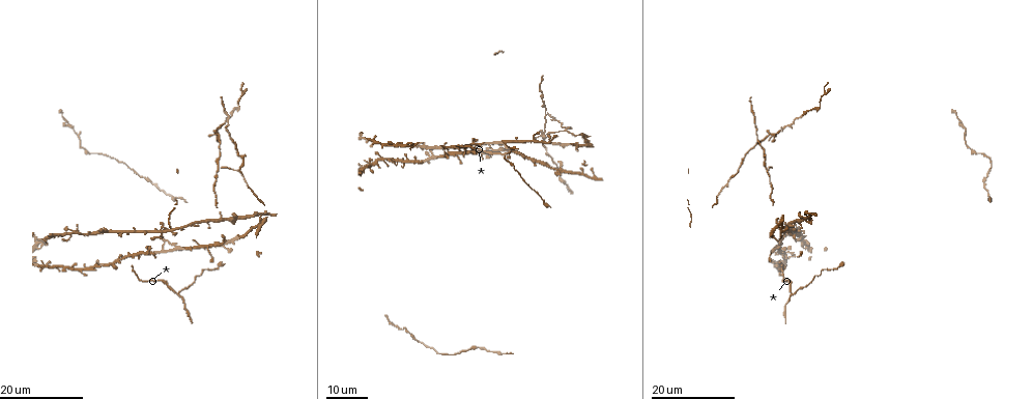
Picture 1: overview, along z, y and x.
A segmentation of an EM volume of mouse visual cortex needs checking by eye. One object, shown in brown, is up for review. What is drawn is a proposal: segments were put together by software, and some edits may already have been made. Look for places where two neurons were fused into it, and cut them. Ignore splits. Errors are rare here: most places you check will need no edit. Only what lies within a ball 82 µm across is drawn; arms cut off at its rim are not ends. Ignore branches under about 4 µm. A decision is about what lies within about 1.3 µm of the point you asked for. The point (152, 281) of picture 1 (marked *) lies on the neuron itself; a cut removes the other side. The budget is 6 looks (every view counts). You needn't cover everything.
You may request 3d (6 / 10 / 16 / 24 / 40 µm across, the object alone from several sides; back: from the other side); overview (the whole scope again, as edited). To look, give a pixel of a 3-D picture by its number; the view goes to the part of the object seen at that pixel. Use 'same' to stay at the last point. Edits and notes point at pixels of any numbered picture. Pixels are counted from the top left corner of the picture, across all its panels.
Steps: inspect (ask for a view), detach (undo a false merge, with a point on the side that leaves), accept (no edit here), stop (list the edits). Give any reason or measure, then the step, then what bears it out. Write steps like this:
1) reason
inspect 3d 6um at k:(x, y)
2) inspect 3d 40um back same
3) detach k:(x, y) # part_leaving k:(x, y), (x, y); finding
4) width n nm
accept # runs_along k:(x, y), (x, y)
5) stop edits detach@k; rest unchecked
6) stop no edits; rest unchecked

two arms in line, one across
inspect 3d 24um at 1:(506, 154)

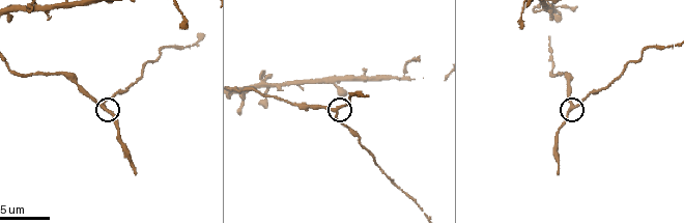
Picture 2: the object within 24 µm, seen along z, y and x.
inspect 3d 10um at 2:(102, 108)

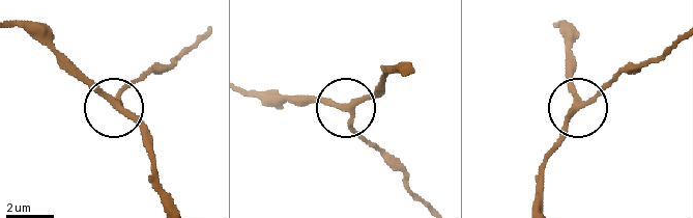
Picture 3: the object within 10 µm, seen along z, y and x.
inspect 3d 6um at 3:(579, 107)

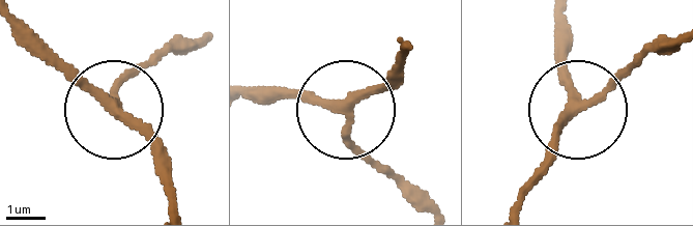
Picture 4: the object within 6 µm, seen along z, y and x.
arms 3
accept # one neuron here

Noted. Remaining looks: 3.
thin arm on a thick one
inspect 3d 24um at 1:(237, 107)

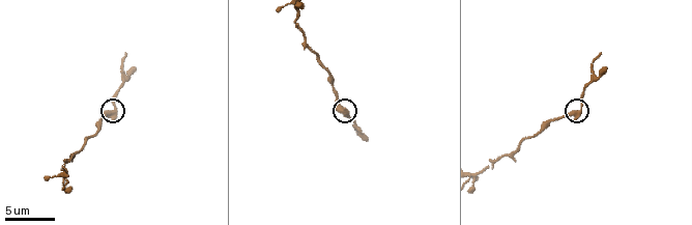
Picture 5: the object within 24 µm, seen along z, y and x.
zoom in
inspect 3d 6um at 5:(113, 108)

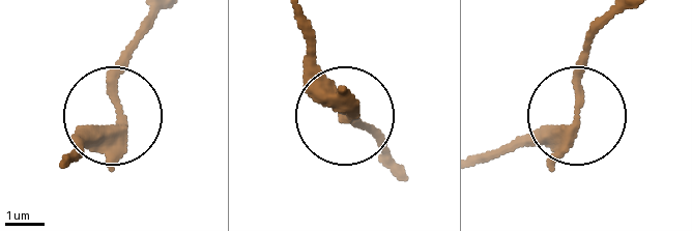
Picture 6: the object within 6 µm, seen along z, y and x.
arms 3
accept # runs_along 6:(298, 19), (332, 98), (371, 127); continuous, no second neuron

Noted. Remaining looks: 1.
arms part here
inspect 3d 16um at 2:(405, 71)

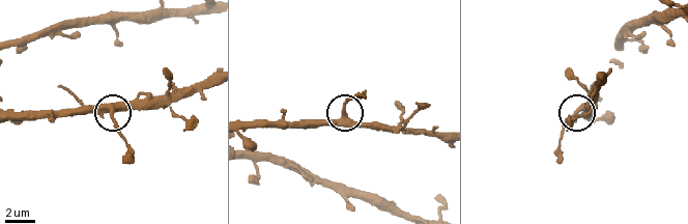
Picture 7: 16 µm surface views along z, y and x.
accept # runs_along 7:(13, 119), (111, 112), (123, 136); continuous, no second neuron

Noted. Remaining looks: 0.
stop no edits; rest unchecked

